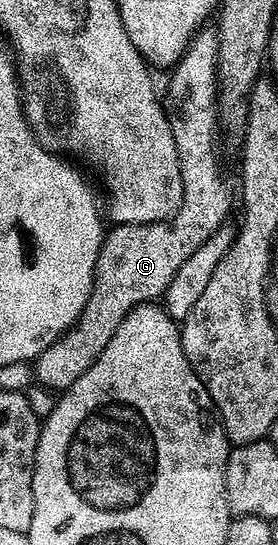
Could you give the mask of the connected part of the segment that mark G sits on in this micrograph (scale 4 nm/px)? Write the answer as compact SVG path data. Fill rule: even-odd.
M203 27L194 34L190 45L182 53L182 58L173 66L169 74L170 82L164 89L164 104L166 118L172 127L172 139L176 139L176 155L180 159L180 179L184 183L184 195L178 212L166 221L157 221L147 225L114 225L103 236L100 255L94 268L94 290L90 292L88 303L80 315L78 322L68 332L52 343L33 362L32 368L40 386L47 385L50 389L61 391L72 387L92 363L108 347L108 339L116 335L116 327L124 323L128 311L138 305L145 305L161 298L165 294L168 283L172 283L172 275L180 271L184 259L189 259L198 248L220 226L227 224L230 213L230 185L222 174L222 165L218 162L218 129L220 130L220 114L218 111L218 31L214 27Z

